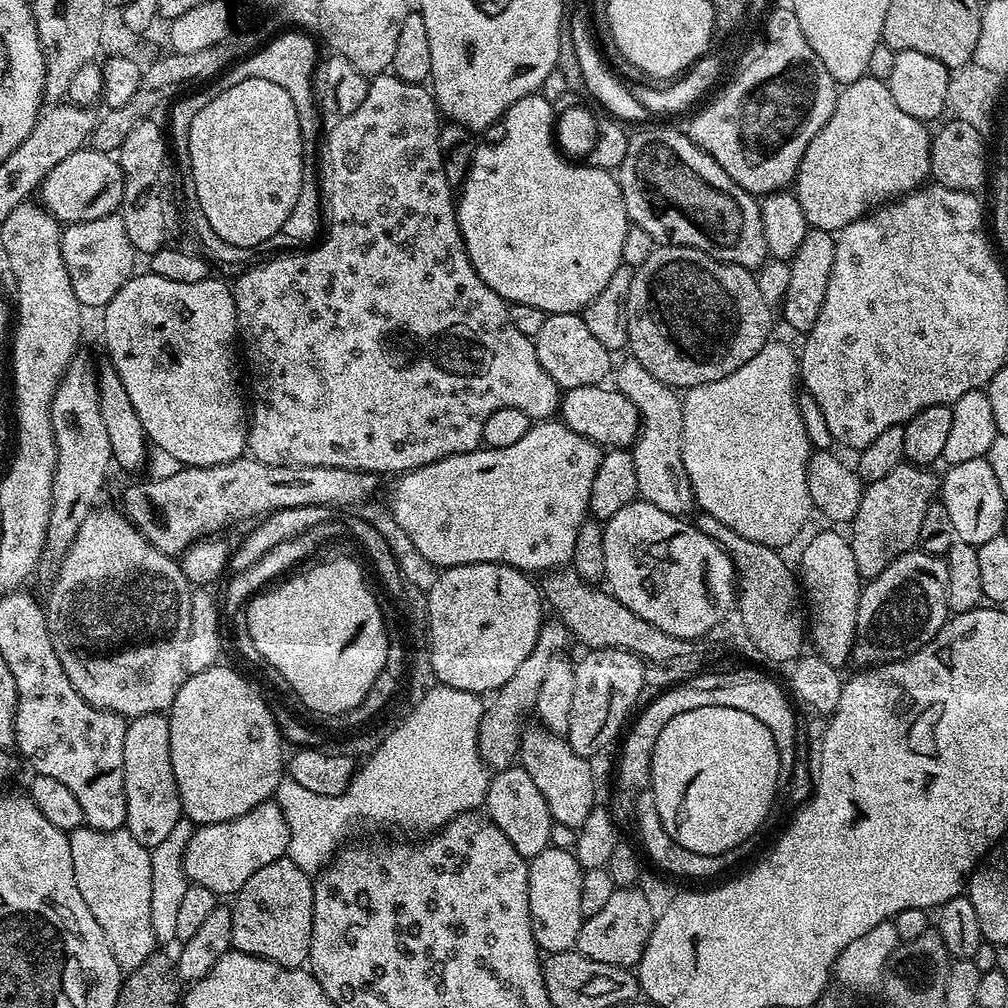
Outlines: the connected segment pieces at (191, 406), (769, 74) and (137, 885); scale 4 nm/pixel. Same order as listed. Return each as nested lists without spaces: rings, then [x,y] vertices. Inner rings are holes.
[[[150,270],[145,271],[145,276],[141,274],[133,274],[128,281],[122,286],[122,290],[118,290],[118,294],[114,294],[114,298],[110,298],[110,302],[102,309],[104,316],[104,348],[108,351],[110,366],[118,374],[118,378],[122,378],[122,386],[126,386],[126,394],[130,397],[130,402],[134,406],[134,410],[138,410],[138,419],[142,421],[142,430],[145,436],[156,448],[166,450],[166,454],[170,454],[170,458],[174,458],[181,466],[190,468],[201,468],[202,466],[218,466],[226,462],[234,462],[241,459],[245,455],[248,446],[248,418],[250,415],[249,409],[246,407],[246,396],[240,393],[240,380],[242,384],[242,376],[236,373],[236,360],[238,364],[238,333],[236,331],[236,307],[234,306],[234,298],[232,297],[232,288],[229,285],[224,285],[222,281],[209,278],[202,282],[170,282],[170,278],[158,278],[158,274],[154,274]]]
[[[773,7],[767,18],[764,37],[745,50],[736,77],[686,125],[688,137],[742,190],[757,198],[787,189],[795,181],[802,154],[806,154],[814,134],[830,122],[838,95],[836,80],[830,78],[818,54],[806,42],[791,7]]]
[[[81,826],[68,833],[68,841],[70,842],[70,858],[74,858],[74,879],[78,881],[78,891],[82,894],[86,906],[90,906],[90,914],[94,914],[98,926],[102,926],[102,934],[106,934],[106,942],[110,942],[110,954],[114,954],[114,962],[118,962],[121,973],[127,974],[138,970],[138,966],[145,964],[158,948],[154,926],[150,926],[150,866],[152,865],[150,849],[142,846],[142,842],[138,842],[138,838],[134,838],[134,834],[130,834],[125,827],[107,832],[106,830]]]

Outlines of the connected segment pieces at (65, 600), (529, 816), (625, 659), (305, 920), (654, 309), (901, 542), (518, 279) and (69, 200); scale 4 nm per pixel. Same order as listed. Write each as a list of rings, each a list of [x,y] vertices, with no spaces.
[[[93,510],[78,526],[78,534],[74,534],[74,542],[68,547],[60,569],[56,571],[56,578],[51,581],[49,588],[52,589],[48,592],[48,600],[46,599],[48,629],[52,635],[54,650],[58,654],[58,662],[62,662],[62,670],[66,670],[66,678],[70,678],[74,690],[78,690],[78,694],[82,694],[82,698],[86,698],[86,702],[90,702],[95,708],[116,712],[125,718],[155,712],[167,713],[186,679],[184,659],[186,658],[186,638],[190,634],[190,602],[193,589],[190,587],[183,567],[173,557],[158,551],[142,533],[136,531],[136,527],[130,523],[123,511]]]
[[[513,766],[499,769],[489,779],[484,804],[486,815],[496,823],[498,830],[502,830],[502,834],[506,834],[506,838],[510,838],[518,854],[531,858],[542,854],[542,850],[551,845],[550,830],[554,821],[550,814],[550,806],[546,806],[546,798],[542,798],[538,786],[534,786],[530,774],[526,774],[524,768]]]
[[[594,648],[583,654],[585,656],[580,661],[577,659],[574,664],[574,703],[570,710],[566,739],[577,754],[592,758],[595,757],[595,752],[602,751],[616,735],[617,739],[629,723],[637,707],[636,699],[639,698],[640,691],[645,691],[646,688],[646,664],[633,652],[621,648]]]
[[[290,859],[262,866],[234,893],[230,909],[233,920],[232,948],[287,968],[304,968],[310,960],[314,926],[313,877]]]
[[[662,244],[653,247],[650,258],[632,273],[628,299],[628,342],[631,359],[642,362],[658,382],[670,388],[687,390],[706,382],[718,382],[726,374],[734,374],[738,366],[746,366],[764,344],[769,343],[773,305],[762,298],[755,271],[737,264],[715,260],[702,250],[690,246]]]
[[[900,464],[886,478],[878,478],[878,482],[867,485],[862,494],[862,502],[858,502],[858,514],[850,521],[850,539],[854,550],[854,566],[858,570],[861,581],[867,582],[874,579],[894,558],[913,551],[918,545],[918,530],[922,530],[922,518],[926,518],[926,510],[937,499],[940,491],[941,477],[932,473],[928,466]]]
[[[533,94],[514,102],[510,110],[506,110],[502,117],[504,133],[500,140],[493,144],[484,144],[472,153],[472,161],[468,167],[468,173],[464,183],[458,189],[458,199],[456,200],[456,217],[460,233],[466,246],[466,254],[474,266],[474,270],[498,294],[505,302],[517,304],[526,302],[526,306],[538,306],[538,310],[546,313],[554,312],[575,312],[579,313],[591,300],[598,298],[602,286],[610,282],[614,270],[622,267],[622,242],[626,239],[626,230],[630,227],[630,221],[626,214],[626,206],[622,202],[622,190],[619,179],[612,176],[604,168],[587,168],[587,163],[570,162],[569,157],[563,155],[554,139],[554,104],[545,96]]]
[[[85,146],[70,154],[70,158],[58,162],[58,166],[46,174],[38,189],[38,200],[55,220],[67,226],[78,222],[94,222],[94,218],[113,215],[119,209],[123,193],[124,175],[119,159]]]

